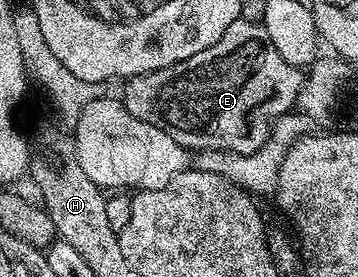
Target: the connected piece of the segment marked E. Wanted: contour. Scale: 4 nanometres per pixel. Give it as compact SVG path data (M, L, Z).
M241 17L228 28L224 33L224 37L220 37L220 41L216 41L216 45L204 49L204 53L193 55L192 65L194 65L194 79L174 79L174 81L170 79L170 87L172 89L176 87L178 91L170 89L170 131L168 137L172 137L180 146L193 149L195 152L218 150L248 155L256 153L268 141L271 124L274 120L295 110L298 94L301 91L304 80L303 72L299 68L288 65L288 61L284 61L284 57L280 57L280 53L276 53L276 45L272 45L272 41L268 37L266 30L262 28L261 23L250 23Z

